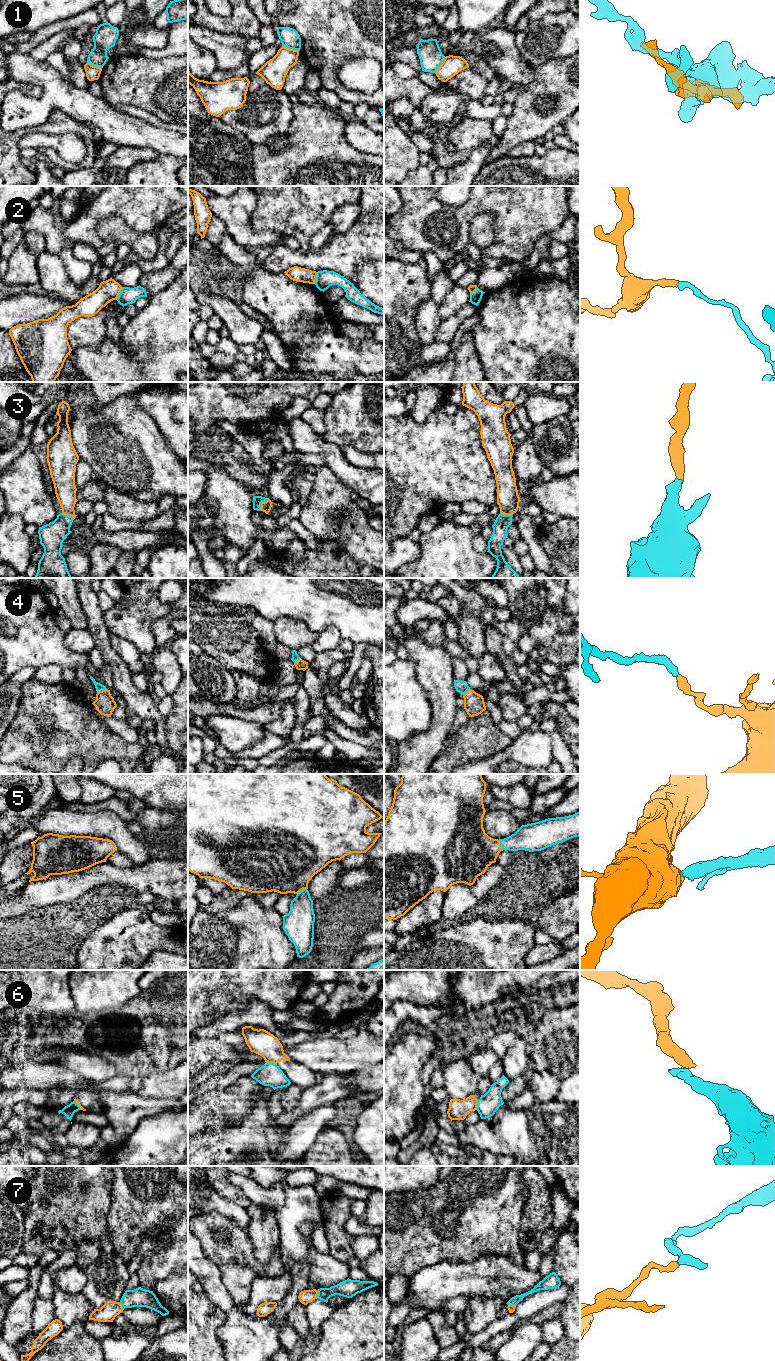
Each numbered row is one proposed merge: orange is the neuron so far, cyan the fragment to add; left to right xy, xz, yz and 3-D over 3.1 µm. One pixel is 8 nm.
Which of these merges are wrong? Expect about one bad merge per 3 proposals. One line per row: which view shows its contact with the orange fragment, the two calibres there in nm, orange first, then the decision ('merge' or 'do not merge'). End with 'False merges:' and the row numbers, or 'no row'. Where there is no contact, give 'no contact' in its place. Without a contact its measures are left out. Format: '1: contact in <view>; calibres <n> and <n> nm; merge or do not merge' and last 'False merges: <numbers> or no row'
1: contact in xz; calibres 200 and 150 nm; do not merge
2: contact in xy; calibres 170 and 130 nm; do not merge
3: contact in xz; calibres 80 and 70 nm; merge
4: contact in xy; calibres 160 and 60 nm; merge
5: contact in xz; calibres 460 and 220 nm; merge
6: contact in xz; calibres 200 and 180 nm; do not merge
7: contact in xz; calibres 110 and 140 nm; do not merge
False merges: 1, 2, 6, 7

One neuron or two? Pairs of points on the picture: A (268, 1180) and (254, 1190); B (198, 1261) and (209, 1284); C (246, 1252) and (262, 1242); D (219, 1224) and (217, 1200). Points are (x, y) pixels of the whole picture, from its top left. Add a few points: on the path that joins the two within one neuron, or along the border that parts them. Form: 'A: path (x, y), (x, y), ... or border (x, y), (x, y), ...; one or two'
A: border (251, 1177), (264, 1187), (279, 1183), (284, 1191); two
B: path (202, 1267), (208, 1273), (209, 1278); one
C: border (246, 1232), (252, 1245), (254, 1257), (266, 1264); two
D: border (198, 1214), (218, 1212), (228, 1216), (238, 1226); two

